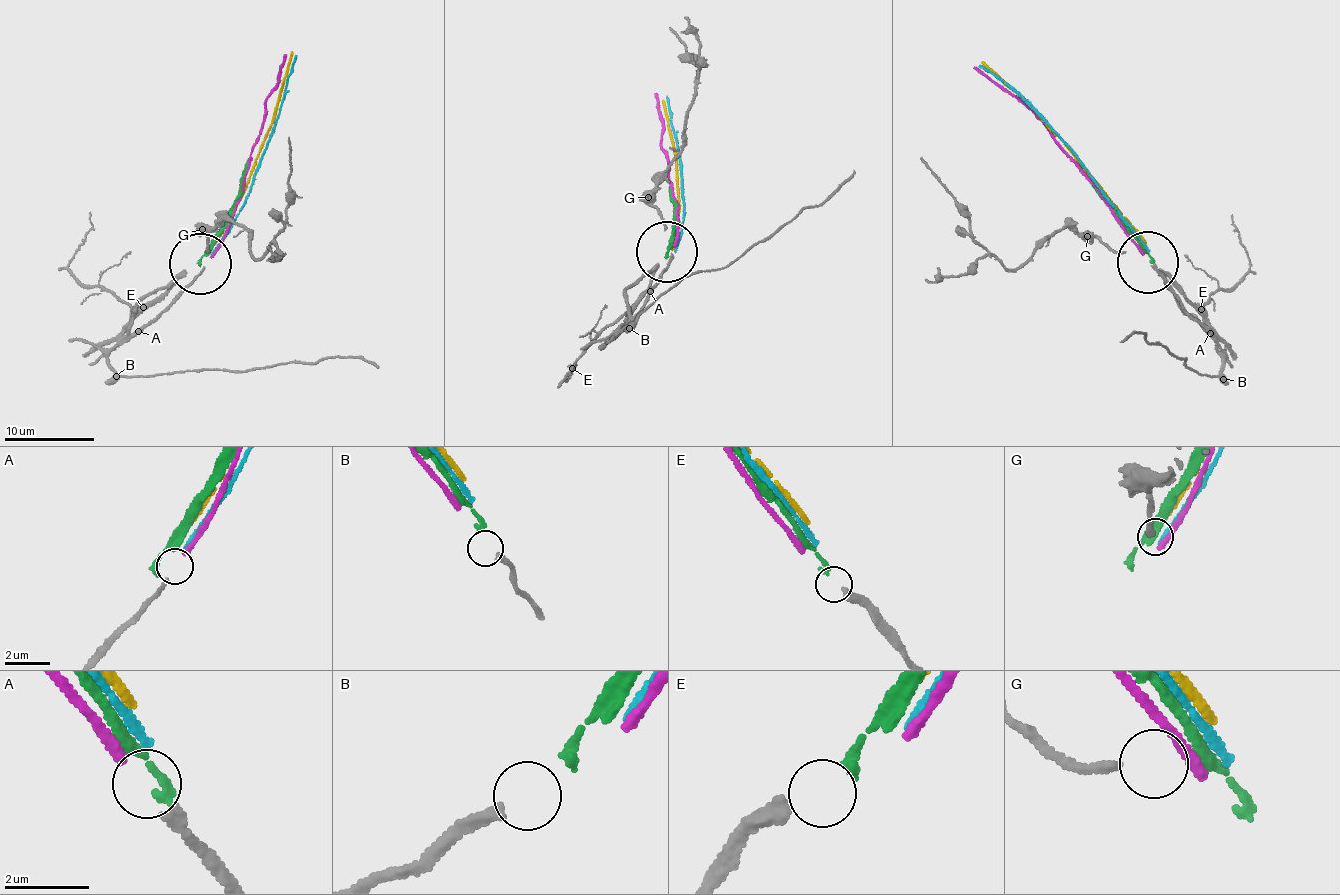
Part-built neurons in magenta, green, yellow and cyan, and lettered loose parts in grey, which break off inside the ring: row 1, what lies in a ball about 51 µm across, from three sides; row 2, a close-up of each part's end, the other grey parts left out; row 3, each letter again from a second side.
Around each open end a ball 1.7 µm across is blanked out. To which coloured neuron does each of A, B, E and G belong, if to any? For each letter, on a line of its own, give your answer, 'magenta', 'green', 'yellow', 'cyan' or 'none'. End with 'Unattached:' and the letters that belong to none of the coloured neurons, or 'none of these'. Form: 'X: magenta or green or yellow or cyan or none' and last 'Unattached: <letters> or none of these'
A: magenta
B: none
E: green
G: none
Unattached: B, G

